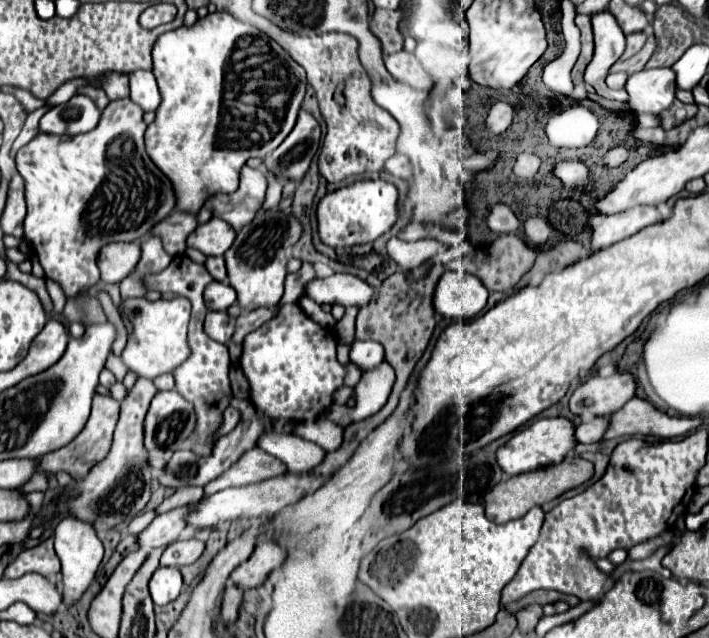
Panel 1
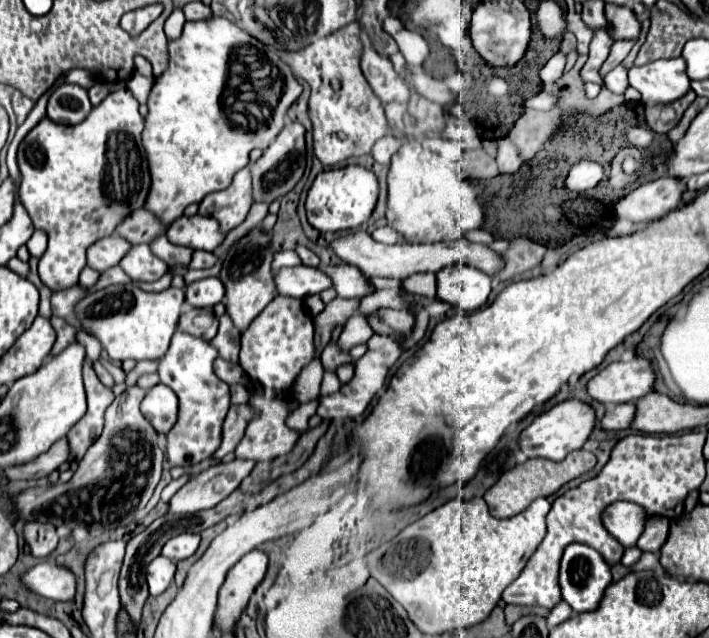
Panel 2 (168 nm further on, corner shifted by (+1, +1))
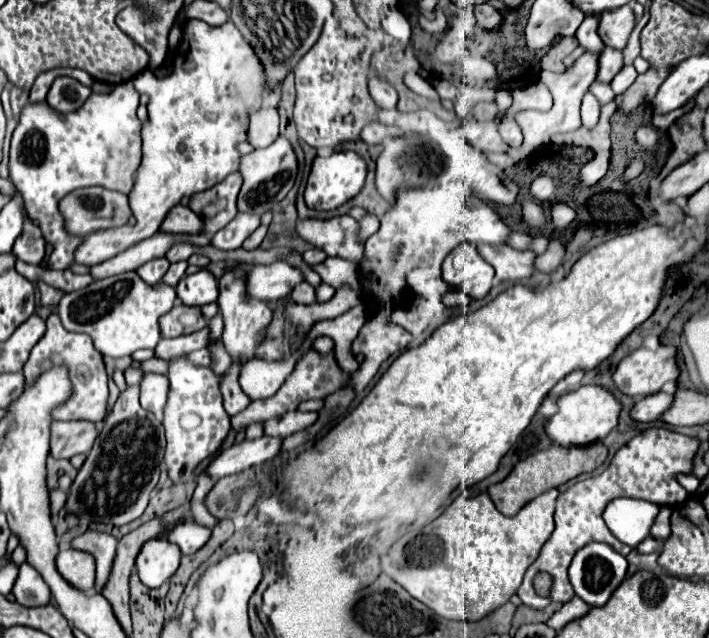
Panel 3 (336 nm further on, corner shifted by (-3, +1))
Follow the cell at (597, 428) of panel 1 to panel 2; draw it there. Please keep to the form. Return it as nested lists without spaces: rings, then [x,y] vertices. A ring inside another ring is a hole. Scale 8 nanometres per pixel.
[[[622,403],[622,405],[614,405],[608,407],[604,417],[598,421],[598,427],[604,431],[618,431],[618,429],[628,429],[632,423],[632,415],[634,415],[636,407],[634,403]]]

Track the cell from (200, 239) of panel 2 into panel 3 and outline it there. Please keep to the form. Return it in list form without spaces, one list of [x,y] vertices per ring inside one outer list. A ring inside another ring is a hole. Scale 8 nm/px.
[[[174,205],[168,211],[160,229],[168,233],[200,233],[200,219],[196,219],[196,213],[188,207]]]

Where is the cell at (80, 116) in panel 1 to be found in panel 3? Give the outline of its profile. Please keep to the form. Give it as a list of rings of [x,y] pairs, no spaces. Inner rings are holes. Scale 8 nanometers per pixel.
[[[56,77],[56,81],[52,83],[50,91],[48,91],[48,105],[60,113],[70,113],[76,111],[78,107],[82,107],[82,103],[88,99],[90,95],[90,87],[82,85],[80,81],[72,79],[72,77]]]

